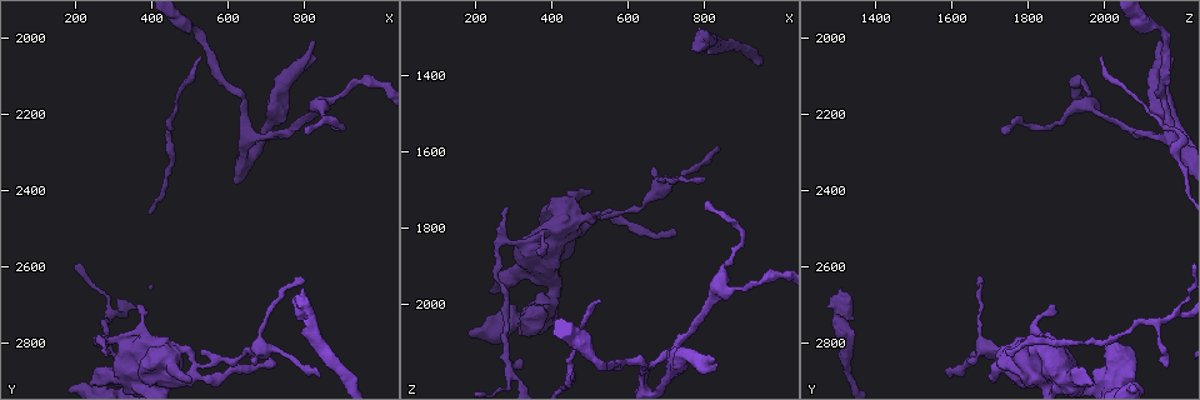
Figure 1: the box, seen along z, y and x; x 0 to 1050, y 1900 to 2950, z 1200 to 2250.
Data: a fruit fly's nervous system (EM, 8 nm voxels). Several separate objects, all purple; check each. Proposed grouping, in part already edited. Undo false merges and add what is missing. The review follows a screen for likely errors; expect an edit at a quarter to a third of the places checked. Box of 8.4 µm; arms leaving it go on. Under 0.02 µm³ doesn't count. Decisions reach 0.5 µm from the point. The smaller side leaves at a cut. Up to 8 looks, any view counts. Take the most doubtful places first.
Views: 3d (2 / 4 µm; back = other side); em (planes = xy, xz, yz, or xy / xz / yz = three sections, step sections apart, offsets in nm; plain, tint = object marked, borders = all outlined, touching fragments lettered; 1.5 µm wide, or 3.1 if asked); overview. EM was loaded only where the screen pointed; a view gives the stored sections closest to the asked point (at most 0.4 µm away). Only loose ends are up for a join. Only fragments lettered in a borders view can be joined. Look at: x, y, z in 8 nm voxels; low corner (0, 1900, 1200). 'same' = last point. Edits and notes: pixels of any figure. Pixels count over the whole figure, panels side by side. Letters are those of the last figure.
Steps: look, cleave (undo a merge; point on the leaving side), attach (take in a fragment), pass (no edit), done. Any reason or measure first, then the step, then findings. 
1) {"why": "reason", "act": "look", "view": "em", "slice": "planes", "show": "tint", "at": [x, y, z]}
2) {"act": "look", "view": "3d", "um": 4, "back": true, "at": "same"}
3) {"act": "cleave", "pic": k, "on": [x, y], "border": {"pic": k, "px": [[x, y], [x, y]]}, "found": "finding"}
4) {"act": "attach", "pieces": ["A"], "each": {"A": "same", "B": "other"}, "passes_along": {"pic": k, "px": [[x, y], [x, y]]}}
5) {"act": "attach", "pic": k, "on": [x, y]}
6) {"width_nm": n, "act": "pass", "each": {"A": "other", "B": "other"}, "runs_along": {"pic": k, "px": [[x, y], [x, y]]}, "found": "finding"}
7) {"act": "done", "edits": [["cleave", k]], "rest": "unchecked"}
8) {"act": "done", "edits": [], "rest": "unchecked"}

{"why": "free end", "act": "look", "view": "3d", "um": 2, "at": [815, 2010, 2140]}

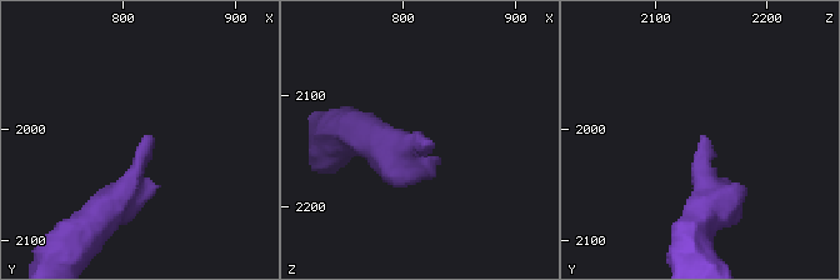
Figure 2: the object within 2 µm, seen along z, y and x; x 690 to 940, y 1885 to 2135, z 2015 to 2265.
{"why": "shape alone is not enough", "act": "look", "view": "em", "slice": "planes", "show": "borders", "at": [820, 2006, 2144]}

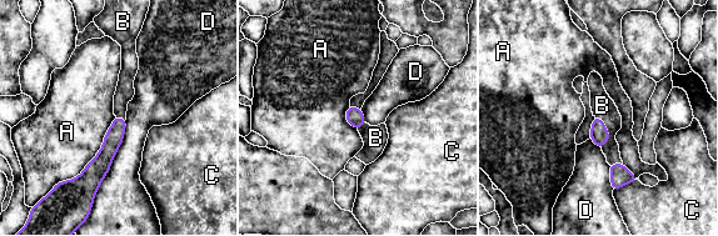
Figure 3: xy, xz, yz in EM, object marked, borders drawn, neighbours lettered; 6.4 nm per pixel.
{"act": "attach", "pieces": ["B"], "each": {"A": "other", "B": "same", "C": "other", "D": "other"}, "found": "it goes on there"}

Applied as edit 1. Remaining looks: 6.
{"act": "look", "view": "overview"}

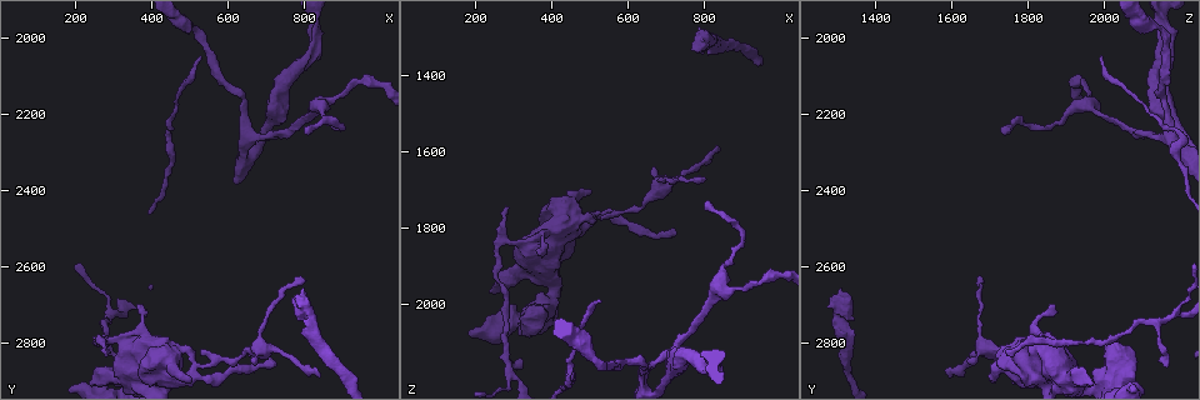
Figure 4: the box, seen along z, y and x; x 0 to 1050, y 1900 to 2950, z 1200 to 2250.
{"why": "thin end", "act": "look", "view": "em", "slice": "planes", "show": "tint", "at": [845, 2880, 1590]}

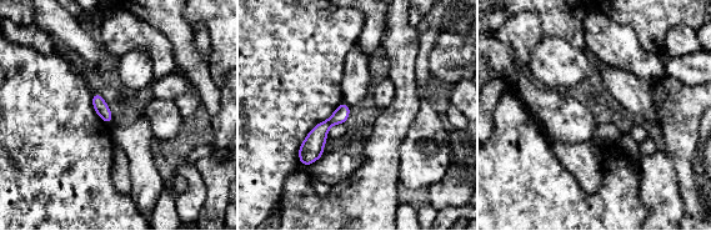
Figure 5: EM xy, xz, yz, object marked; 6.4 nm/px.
{"why": "what lies round it", "act": "look", "view": "em", "slice": "planes", "show": "borders", "at": "same"}

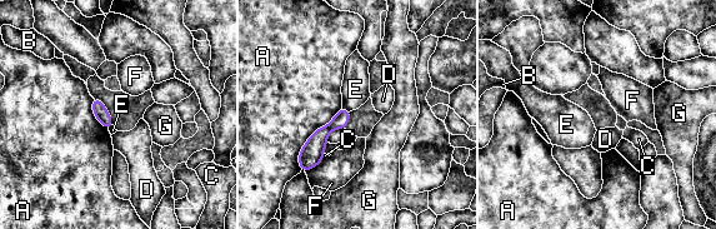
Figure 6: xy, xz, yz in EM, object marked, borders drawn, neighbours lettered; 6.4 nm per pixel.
{"act": "pass", "each": {"A": "other", "B": "other", "C": "other", "D": "other", "E": "other", "F": "other", "G": "other"}, "runs_along": {"pic": 6, "px": [[345, 113], [319, 138], [304, 167]]}, "found": "none of them fits"}

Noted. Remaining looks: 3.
{"why": "thin end", "act": "look", "view": "em", "slice": "planes", "show": "borders", "at": [275, 2820, 1745]}

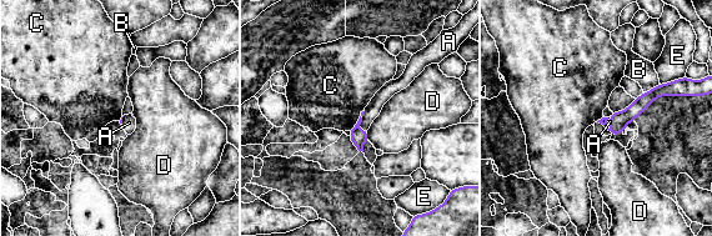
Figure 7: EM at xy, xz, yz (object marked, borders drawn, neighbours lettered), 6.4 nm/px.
{"act": "attach", "pieces": ["A"], "each": {"A": "same", "B": "other", "C": "other", "D": "other", "E": "other"}, "passes_along": {"pic": 7, "px": [[359, 139], [361, 121], [372, 110]]}, "found": "the cell continues"}

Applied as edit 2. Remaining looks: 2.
{"act": "done", "edits": [["attach", 3], ["attach", 7]], "rest": "unchecked"}

